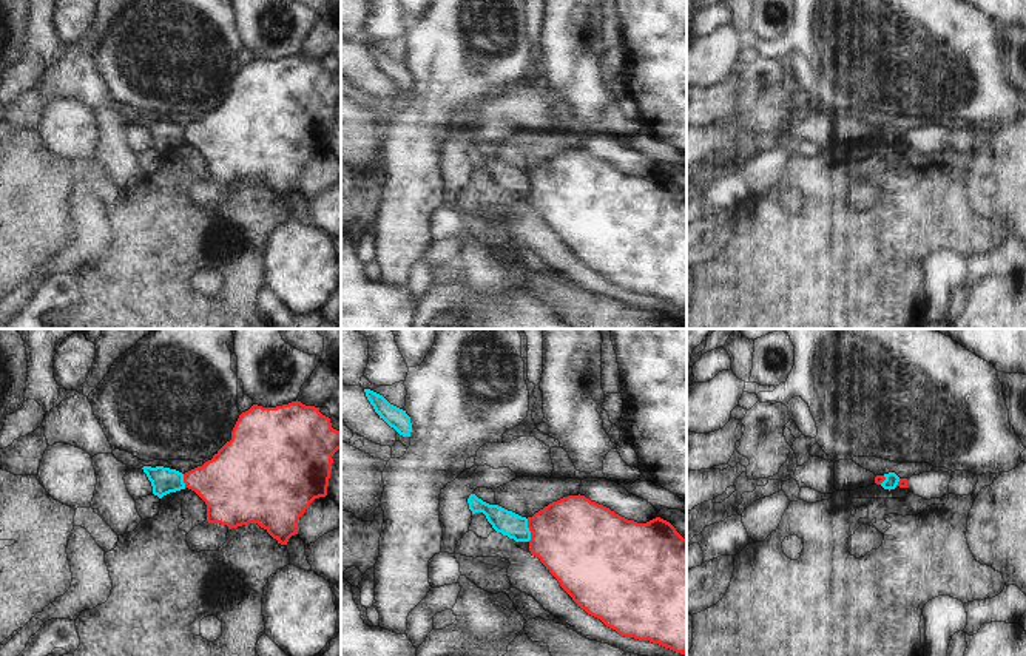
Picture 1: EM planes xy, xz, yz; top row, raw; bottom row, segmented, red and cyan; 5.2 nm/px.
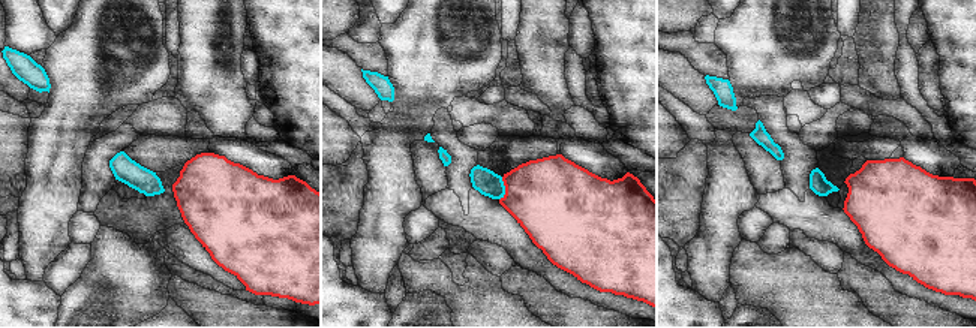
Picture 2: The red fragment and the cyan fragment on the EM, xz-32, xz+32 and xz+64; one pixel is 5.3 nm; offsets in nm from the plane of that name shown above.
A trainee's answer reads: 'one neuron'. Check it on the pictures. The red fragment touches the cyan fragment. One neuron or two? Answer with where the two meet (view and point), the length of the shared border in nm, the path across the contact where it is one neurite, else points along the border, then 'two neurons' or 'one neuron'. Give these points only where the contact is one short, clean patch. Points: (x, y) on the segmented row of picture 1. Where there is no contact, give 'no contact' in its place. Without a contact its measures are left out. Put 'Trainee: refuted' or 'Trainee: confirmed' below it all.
contact xz (529, 530); length 120 nm; border xz (526, 519), (529, 541); two neurons
Trainee: refuted

